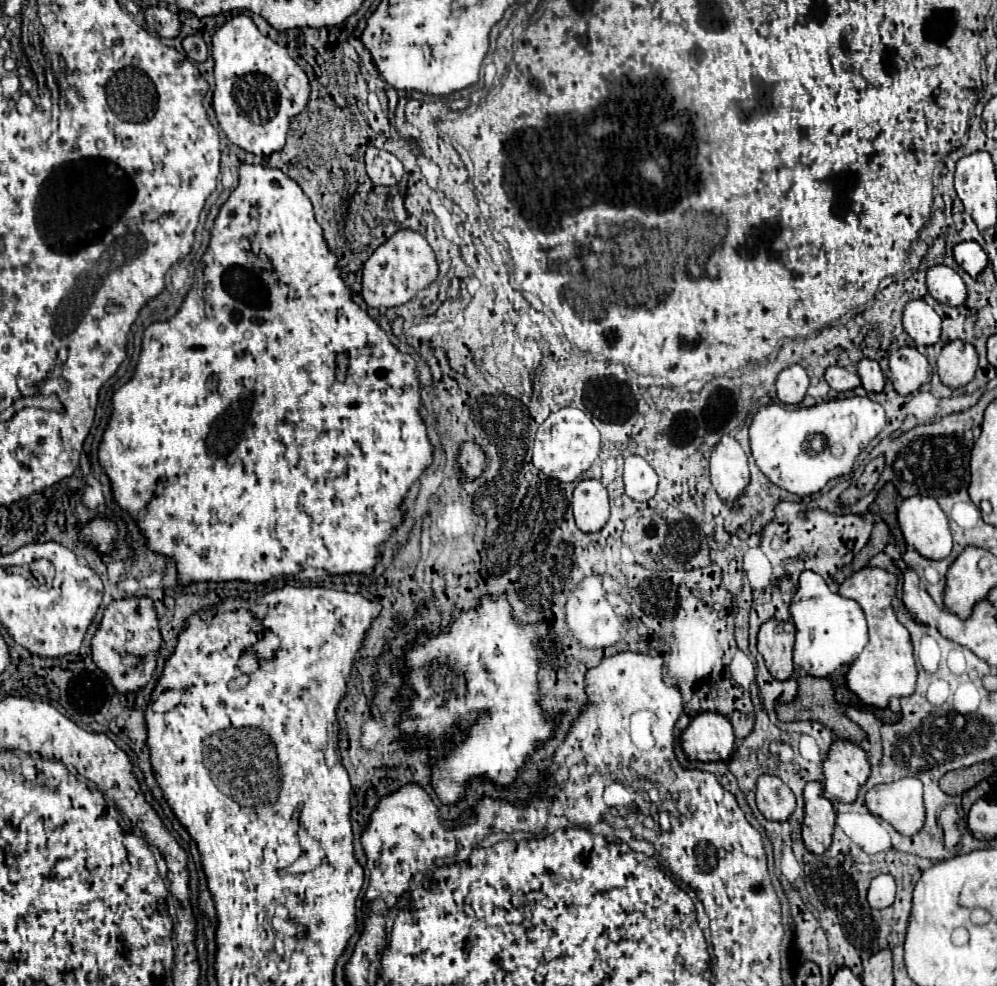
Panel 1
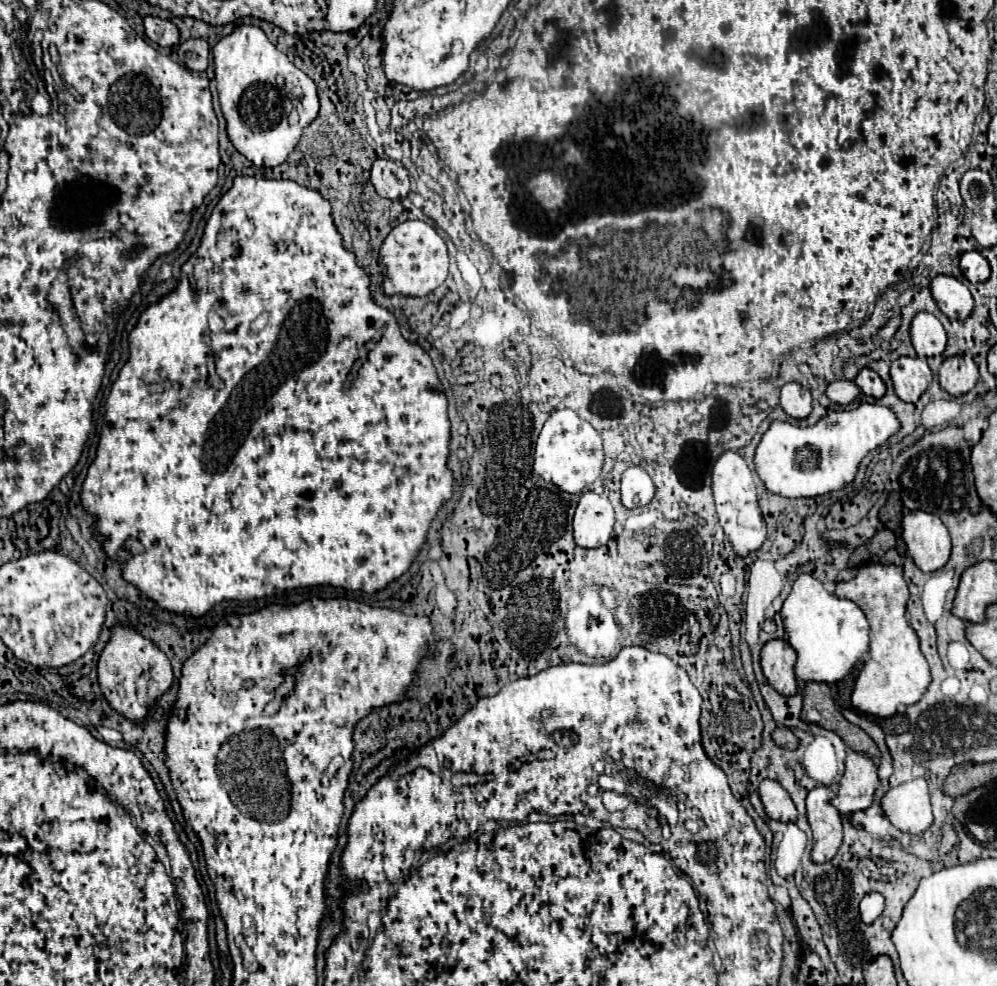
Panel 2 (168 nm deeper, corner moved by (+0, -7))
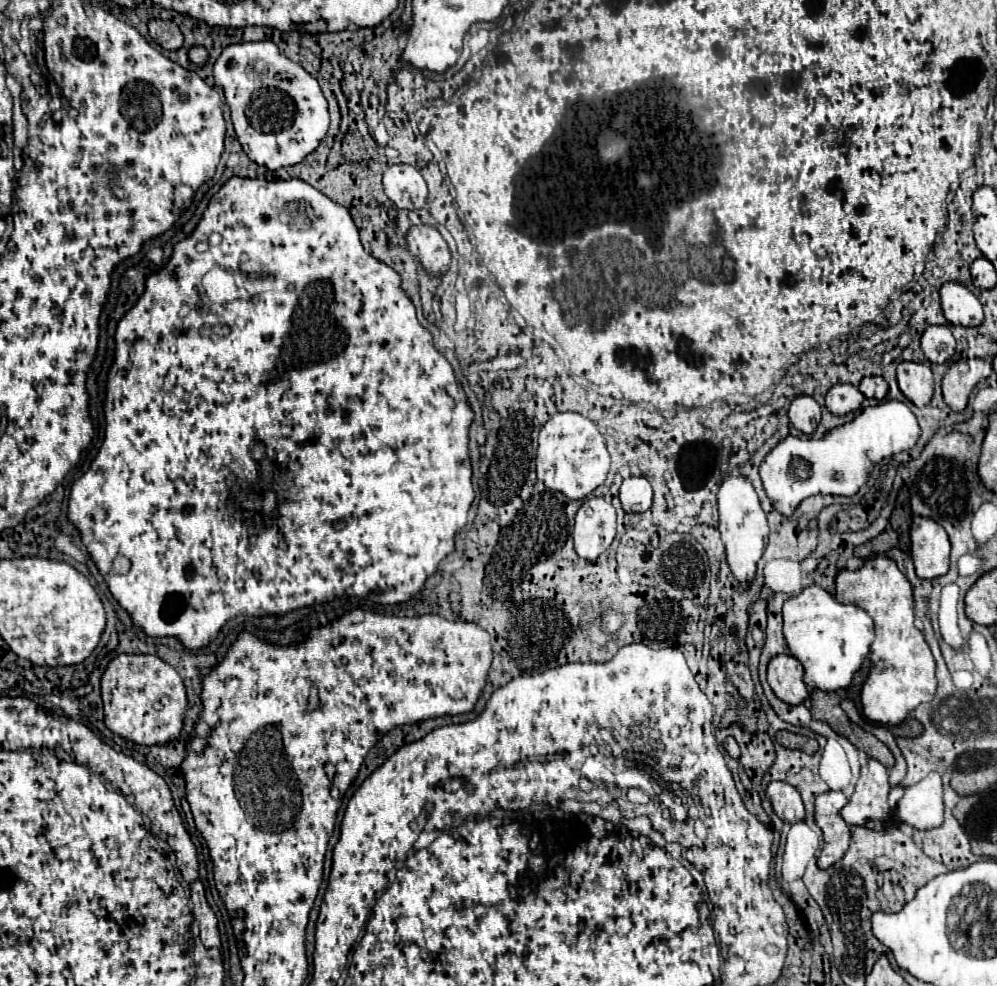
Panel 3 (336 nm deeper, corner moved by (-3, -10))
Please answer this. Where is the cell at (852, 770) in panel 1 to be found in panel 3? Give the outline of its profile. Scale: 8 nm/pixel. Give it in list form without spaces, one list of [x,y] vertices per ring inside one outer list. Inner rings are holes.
[[[868,759],[868,763],[860,771],[854,795],[840,811],[842,819],[848,825],[860,825],[878,831],[886,829],[894,817],[888,805],[888,793],[890,783],[886,767],[876,759]]]

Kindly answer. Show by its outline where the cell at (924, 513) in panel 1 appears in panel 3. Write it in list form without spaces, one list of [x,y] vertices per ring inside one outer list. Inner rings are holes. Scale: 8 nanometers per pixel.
[[[926,517],[912,521],[912,561],[920,579],[936,579],[950,569],[950,541],[944,527]]]

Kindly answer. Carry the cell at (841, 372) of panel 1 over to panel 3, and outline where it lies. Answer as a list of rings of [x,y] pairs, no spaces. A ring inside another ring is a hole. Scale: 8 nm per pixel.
[[[834,385],[826,393],[826,409],[832,415],[846,415],[856,411],[864,401],[864,395],[854,385]]]

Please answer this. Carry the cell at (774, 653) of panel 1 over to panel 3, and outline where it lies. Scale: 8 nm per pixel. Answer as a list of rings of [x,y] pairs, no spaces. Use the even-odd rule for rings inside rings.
[[[776,655],[768,665],[768,683],[778,699],[788,705],[800,705],[808,697],[808,687],[802,681],[804,669],[792,655]]]

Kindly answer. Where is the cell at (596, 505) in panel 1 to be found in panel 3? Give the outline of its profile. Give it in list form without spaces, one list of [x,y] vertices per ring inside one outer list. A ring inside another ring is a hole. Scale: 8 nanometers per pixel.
[[[592,497],[576,513],[574,549],[582,559],[596,559],[616,535],[616,511],[604,497]]]

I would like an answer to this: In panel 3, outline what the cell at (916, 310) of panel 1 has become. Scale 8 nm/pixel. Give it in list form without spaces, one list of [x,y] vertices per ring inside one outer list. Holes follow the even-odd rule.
[[[932,325],[922,335],[922,351],[930,363],[946,363],[956,351],[956,339],[946,325]]]

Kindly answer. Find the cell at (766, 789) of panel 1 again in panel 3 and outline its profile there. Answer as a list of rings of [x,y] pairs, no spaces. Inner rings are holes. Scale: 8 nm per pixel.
[[[772,781],[766,789],[766,795],[774,807],[774,813],[782,821],[790,821],[792,815],[796,821],[804,819],[804,803],[802,803],[796,787],[792,787],[784,781]]]

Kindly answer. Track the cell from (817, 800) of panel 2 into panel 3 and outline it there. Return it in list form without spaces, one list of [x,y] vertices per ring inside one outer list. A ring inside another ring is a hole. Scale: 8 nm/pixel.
[[[826,791],[816,797],[816,823],[824,833],[824,849],[818,867],[828,869],[844,857],[850,845],[850,829],[840,817],[840,809],[848,803],[842,791]]]

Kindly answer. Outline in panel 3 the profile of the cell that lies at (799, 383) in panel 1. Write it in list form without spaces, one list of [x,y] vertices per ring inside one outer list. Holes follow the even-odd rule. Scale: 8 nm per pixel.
[[[800,395],[792,401],[790,405],[790,411],[788,411],[788,417],[790,417],[790,423],[806,433],[806,435],[812,435],[820,423],[820,405],[808,397],[808,395]]]

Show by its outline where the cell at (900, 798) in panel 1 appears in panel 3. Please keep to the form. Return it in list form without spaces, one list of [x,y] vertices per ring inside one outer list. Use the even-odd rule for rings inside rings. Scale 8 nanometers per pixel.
[[[932,771],[920,783],[904,789],[904,797],[896,805],[896,815],[900,821],[920,831],[940,827],[944,821],[942,795],[942,777]]]

